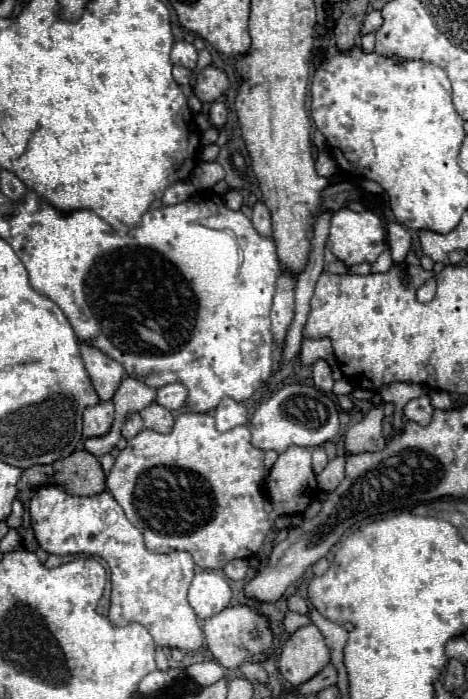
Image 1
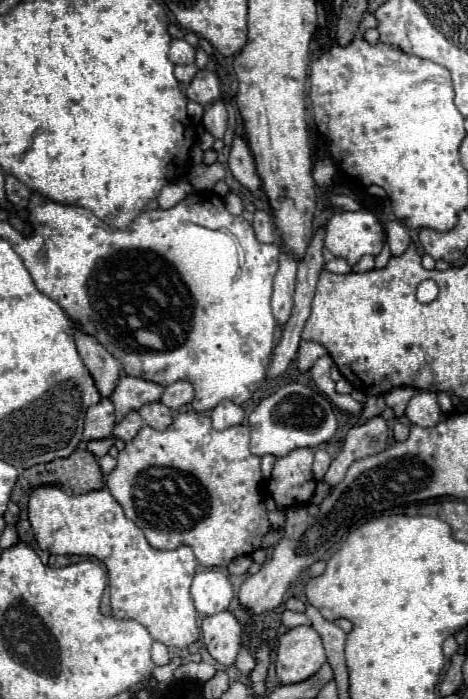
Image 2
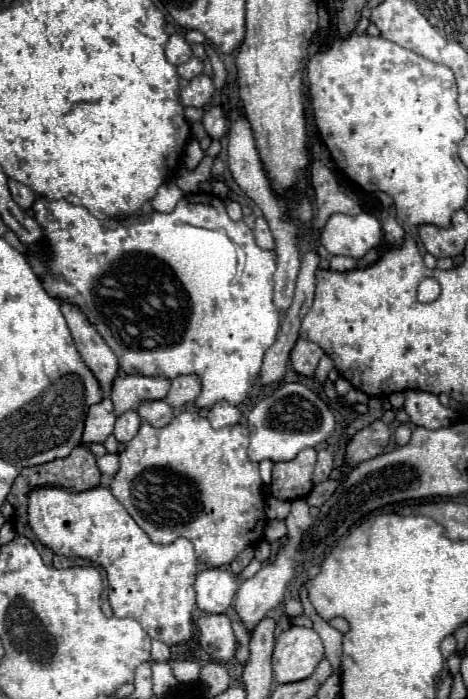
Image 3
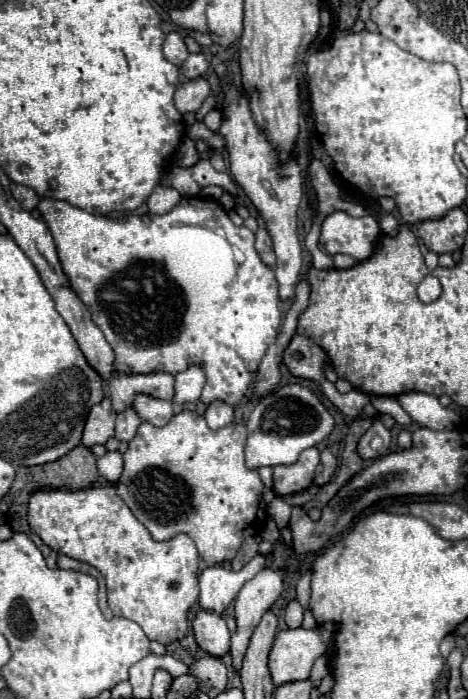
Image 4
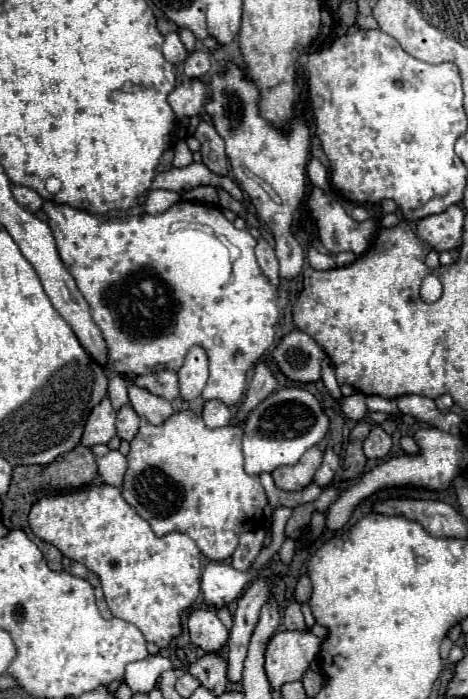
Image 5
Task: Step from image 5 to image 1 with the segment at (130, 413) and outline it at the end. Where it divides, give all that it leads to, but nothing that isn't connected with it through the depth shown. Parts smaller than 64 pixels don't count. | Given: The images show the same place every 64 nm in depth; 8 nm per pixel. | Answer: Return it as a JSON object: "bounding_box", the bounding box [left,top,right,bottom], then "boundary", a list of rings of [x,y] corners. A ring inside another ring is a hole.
{"bounding_box":[122,414,144,440],"boundary":[[[130,414],[130,416],[128,416],[128,420],[124,422],[122,436],[124,436],[126,440],[130,440],[130,438],[132,438],[132,436],[136,436],[136,434],[138,434],[142,428],[144,428],[144,424],[142,424],[140,414]]]}

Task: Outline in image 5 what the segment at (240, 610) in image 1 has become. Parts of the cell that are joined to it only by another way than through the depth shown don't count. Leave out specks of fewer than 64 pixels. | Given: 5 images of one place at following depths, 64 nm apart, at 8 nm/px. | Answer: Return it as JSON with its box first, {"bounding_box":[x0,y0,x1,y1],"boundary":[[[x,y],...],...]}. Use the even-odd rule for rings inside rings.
{"bounding_box":[186,608,228,652],"boundary":[[[208,608],[192,610],[190,616],[188,616],[186,626],[188,626],[190,642],[194,646],[202,648],[204,652],[220,650],[224,646],[226,638],[228,638],[228,630],[218,620],[214,610],[208,610]]]}

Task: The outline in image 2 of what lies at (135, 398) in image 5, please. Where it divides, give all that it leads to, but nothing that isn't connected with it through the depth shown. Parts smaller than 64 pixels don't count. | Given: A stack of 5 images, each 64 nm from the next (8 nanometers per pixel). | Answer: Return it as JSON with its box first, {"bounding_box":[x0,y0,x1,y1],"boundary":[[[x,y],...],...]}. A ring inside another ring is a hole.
{"bounding_box":[138,402,172,430],"boundary":[[[160,402],[146,404],[144,408],[138,410],[138,414],[144,418],[144,422],[156,430],[166,430],[172,424],[172,412],[168,406]]]}

